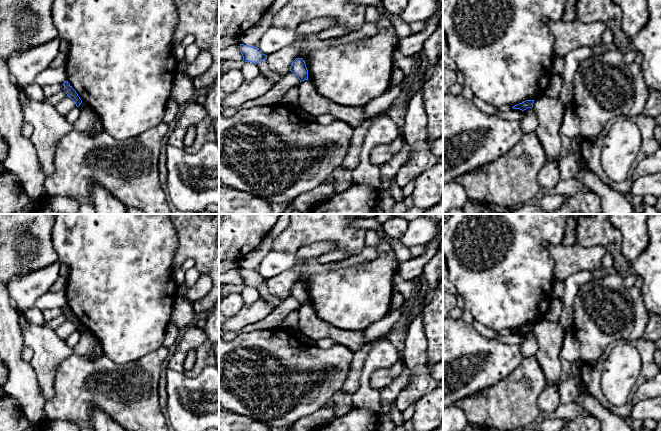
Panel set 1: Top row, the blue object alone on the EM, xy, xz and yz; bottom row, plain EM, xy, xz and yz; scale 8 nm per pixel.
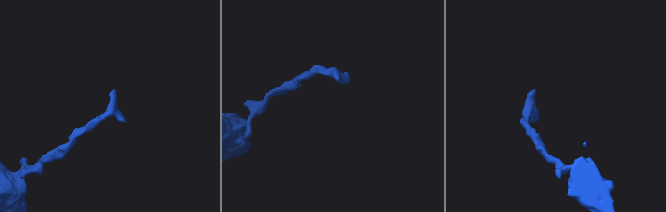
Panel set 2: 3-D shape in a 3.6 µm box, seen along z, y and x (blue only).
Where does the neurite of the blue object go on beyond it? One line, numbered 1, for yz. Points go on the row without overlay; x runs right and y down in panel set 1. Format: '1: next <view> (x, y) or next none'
1: next none

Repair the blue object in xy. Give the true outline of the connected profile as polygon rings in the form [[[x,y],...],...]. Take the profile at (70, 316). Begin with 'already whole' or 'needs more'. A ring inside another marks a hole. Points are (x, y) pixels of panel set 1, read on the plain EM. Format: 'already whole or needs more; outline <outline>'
already whole; outline [[[68,305],[64,306],[63,309],[64,309],[63,314],[66,316],[67,320],[70,321],[75,326],[77,331],[79,331],[80,328],[82,327],[82,324],[80,323],[76,315],[72,312]]]

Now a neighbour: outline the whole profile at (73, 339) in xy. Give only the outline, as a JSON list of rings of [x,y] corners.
[[[76,330],[65,340],[65,342],[69,347],[73,348],[79,342],[80,336],[80,332]]]

